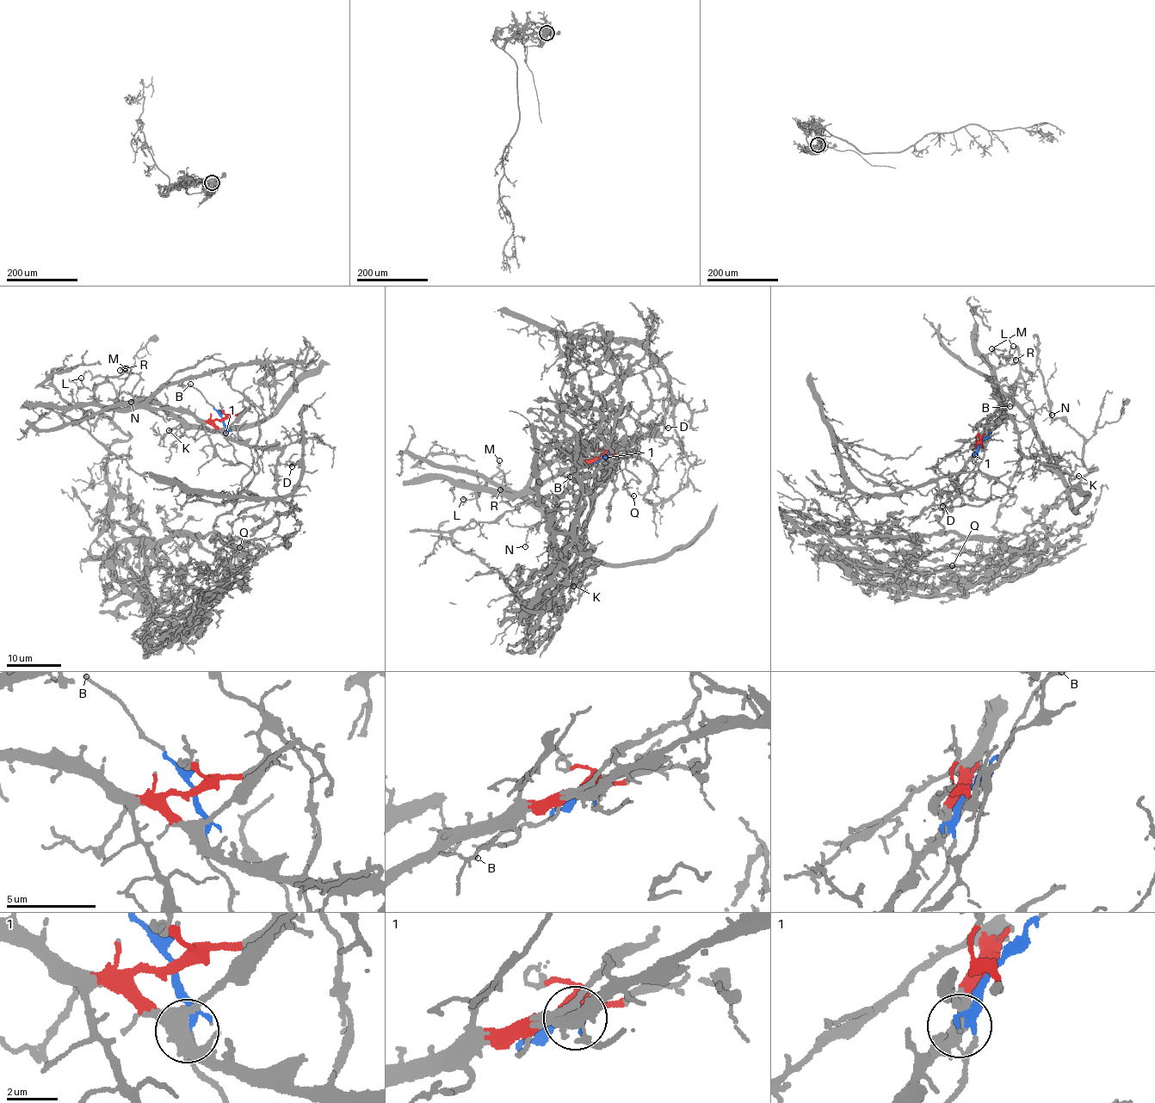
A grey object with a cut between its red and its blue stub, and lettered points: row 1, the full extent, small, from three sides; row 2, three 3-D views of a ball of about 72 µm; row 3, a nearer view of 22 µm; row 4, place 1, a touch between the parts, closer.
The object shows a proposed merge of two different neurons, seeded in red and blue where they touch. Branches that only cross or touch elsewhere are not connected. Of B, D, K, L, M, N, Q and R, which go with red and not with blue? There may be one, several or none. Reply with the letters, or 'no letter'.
D, K, L, M, N, R

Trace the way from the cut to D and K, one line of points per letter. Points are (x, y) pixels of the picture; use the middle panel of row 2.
D: (600, 457), (594, 460), (608, 456), (632, 441), (657, 433), (654, 426), (663, 424), (668, 428)
K: (600, 457), (580, 460), (522, 494), (550, 520), (571, 536), (584, 554), (585, 574), (572, 586)

